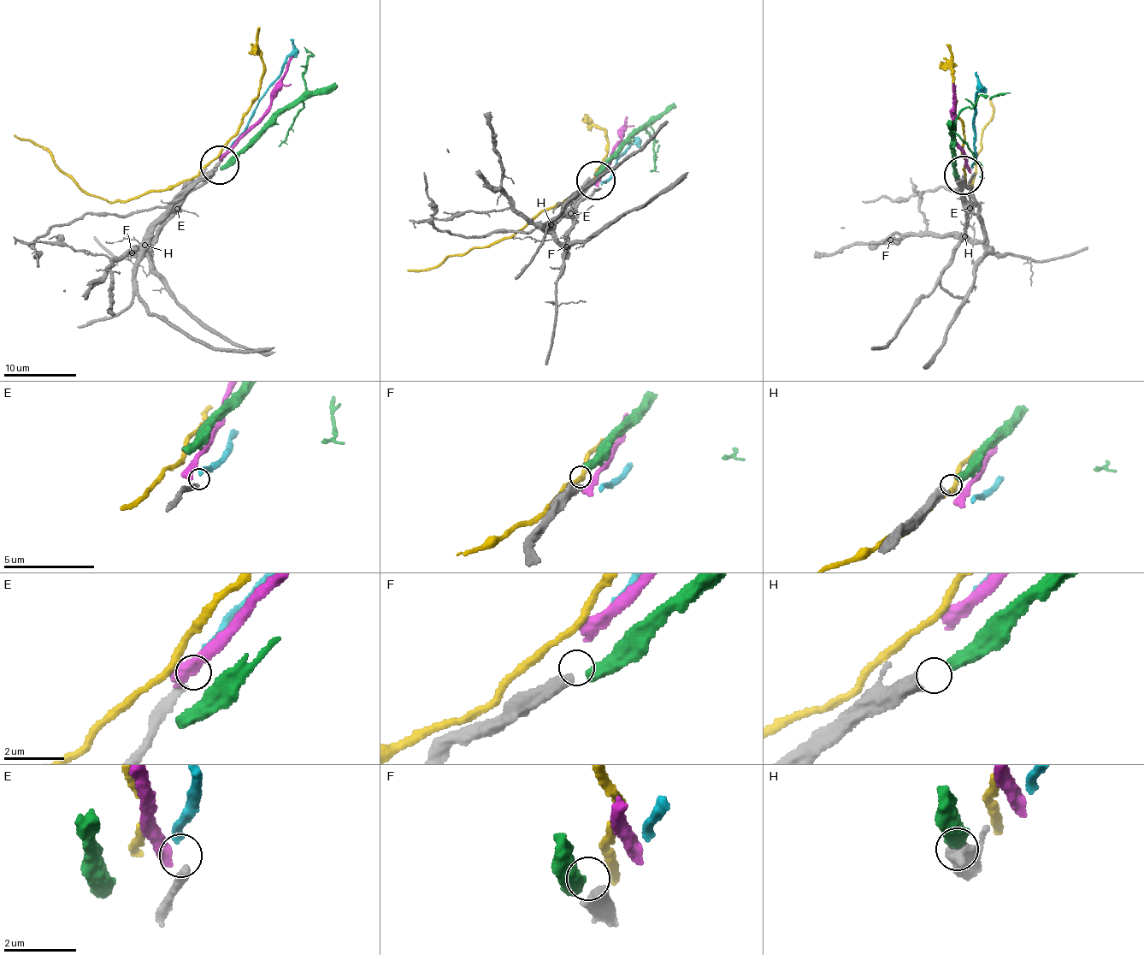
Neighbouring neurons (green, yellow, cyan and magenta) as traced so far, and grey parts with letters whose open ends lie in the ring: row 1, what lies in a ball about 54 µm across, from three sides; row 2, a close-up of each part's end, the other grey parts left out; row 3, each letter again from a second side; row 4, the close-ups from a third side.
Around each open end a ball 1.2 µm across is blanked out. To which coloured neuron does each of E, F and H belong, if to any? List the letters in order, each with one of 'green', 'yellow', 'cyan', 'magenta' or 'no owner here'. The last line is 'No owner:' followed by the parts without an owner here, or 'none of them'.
E: cyan
F: no owner here
H: green
No owner: F

